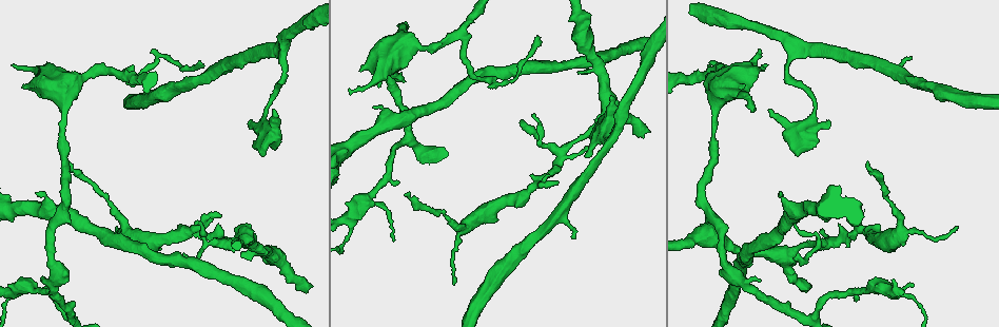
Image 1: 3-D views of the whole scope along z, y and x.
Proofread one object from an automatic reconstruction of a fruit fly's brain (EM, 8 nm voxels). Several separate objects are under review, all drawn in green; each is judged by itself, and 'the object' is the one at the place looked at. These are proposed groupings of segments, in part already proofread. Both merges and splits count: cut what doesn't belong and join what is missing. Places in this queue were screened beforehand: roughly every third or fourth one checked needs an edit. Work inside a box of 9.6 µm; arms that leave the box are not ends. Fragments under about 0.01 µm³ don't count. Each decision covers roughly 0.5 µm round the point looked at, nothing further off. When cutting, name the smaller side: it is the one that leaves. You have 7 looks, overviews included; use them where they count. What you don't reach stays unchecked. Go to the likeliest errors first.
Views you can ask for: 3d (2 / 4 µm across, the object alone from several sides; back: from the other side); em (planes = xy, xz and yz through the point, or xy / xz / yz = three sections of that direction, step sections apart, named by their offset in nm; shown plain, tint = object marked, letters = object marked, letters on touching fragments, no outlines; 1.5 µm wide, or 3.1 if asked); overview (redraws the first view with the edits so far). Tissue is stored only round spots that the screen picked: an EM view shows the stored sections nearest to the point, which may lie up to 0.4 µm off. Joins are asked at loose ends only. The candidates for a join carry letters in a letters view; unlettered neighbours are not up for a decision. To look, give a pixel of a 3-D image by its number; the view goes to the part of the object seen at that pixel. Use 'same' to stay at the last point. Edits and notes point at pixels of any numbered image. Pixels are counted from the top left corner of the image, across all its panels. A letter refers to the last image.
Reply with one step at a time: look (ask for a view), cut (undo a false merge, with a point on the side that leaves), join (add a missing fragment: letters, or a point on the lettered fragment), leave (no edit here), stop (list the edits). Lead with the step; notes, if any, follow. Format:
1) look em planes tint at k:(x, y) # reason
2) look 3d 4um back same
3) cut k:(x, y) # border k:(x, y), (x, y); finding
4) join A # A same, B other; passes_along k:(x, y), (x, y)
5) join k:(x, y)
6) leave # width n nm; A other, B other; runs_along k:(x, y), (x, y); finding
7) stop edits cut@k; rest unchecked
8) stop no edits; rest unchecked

look 3d 2um at 1:(807, 283) # branch stops here

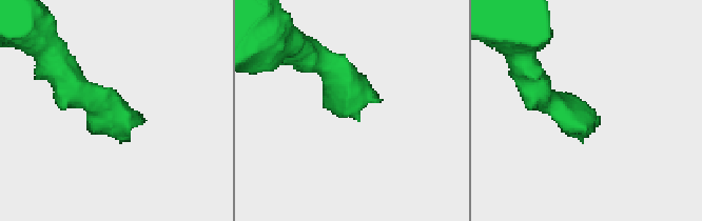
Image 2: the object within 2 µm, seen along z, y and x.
look em planes letters at 2:(378, 100)

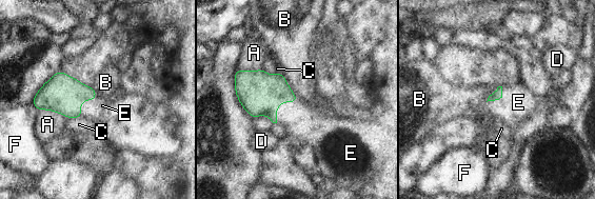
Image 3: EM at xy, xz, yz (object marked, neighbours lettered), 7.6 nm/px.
join E # A other, B other, C other, D other, E same, F other; it goes on there

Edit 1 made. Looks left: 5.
look 3d 4um at 1:(533, 116) # tapers out

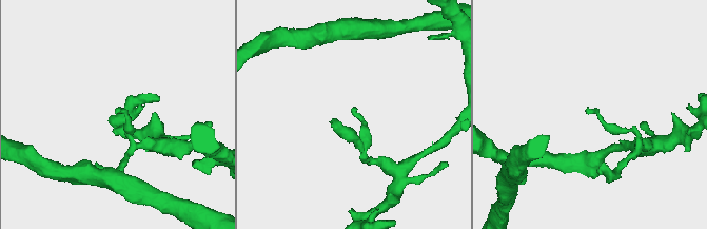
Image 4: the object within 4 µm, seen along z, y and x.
look em planes tint at 4:(354, 108)

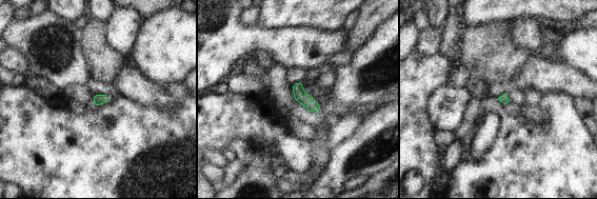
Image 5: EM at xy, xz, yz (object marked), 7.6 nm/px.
look em planes letters same # what lies round it

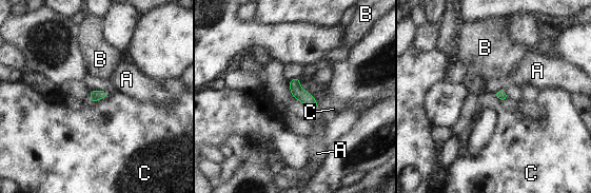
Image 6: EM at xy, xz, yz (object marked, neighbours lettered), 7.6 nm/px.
leave # width 80 nm; A other, B other, C other; border 6:(299, 80), (318, 108); none of them fits

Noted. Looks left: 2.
look 3d 2um at 1:(350, 94) # branch stops here

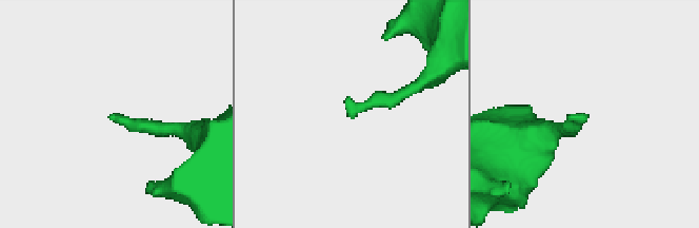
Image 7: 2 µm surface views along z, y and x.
look em planes letters at 7:(347, 113) # need the tissue

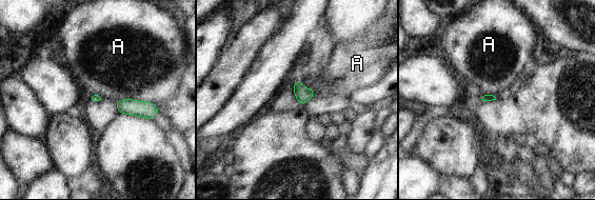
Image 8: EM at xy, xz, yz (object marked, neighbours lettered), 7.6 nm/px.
leave # longest_contact A 320 nm; A other; border 8:(116, 101), (136, 99), (156, 104); none of them fits

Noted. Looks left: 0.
stop edits join@3; rest unchecked

